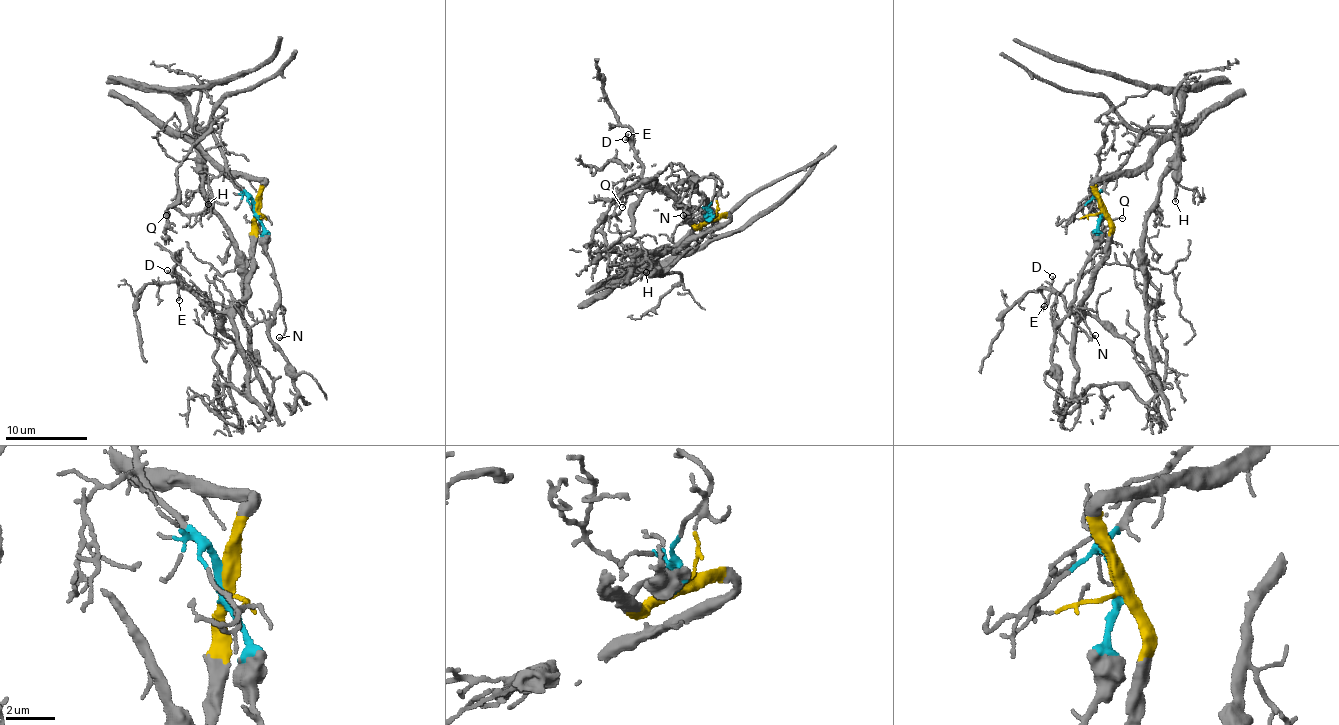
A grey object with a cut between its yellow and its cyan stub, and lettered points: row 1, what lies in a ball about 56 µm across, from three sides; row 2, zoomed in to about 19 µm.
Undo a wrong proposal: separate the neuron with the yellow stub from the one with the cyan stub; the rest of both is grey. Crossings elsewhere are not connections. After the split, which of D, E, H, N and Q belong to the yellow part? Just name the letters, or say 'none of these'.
D, E, Q

